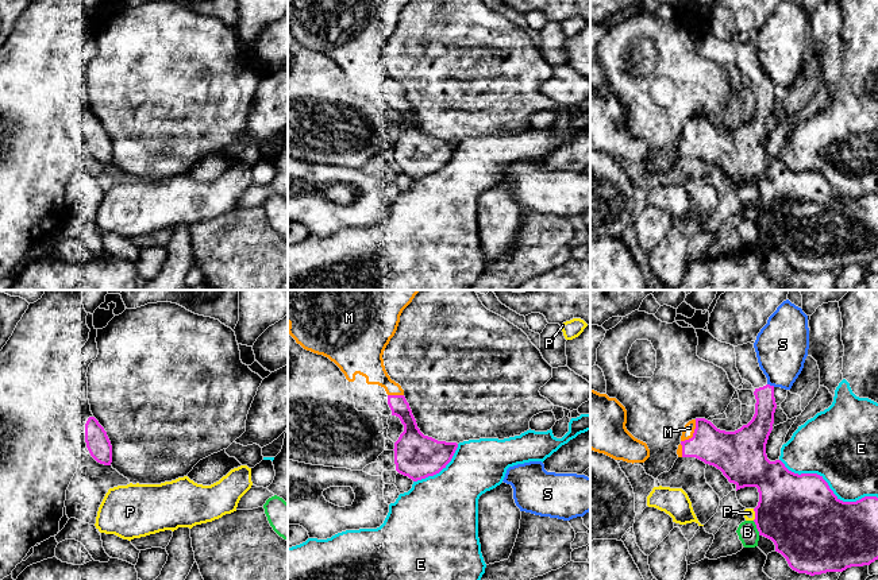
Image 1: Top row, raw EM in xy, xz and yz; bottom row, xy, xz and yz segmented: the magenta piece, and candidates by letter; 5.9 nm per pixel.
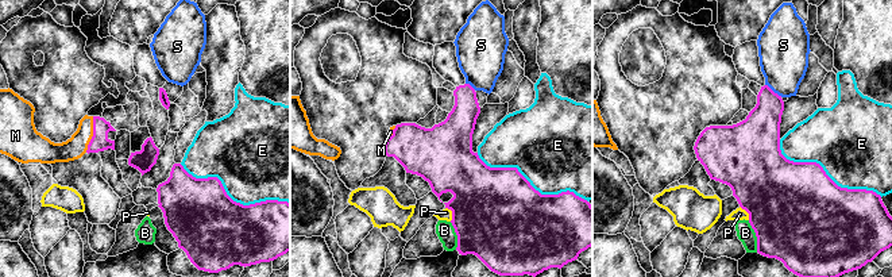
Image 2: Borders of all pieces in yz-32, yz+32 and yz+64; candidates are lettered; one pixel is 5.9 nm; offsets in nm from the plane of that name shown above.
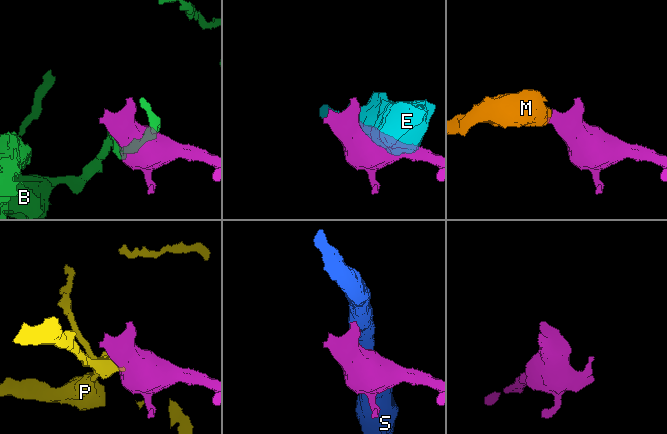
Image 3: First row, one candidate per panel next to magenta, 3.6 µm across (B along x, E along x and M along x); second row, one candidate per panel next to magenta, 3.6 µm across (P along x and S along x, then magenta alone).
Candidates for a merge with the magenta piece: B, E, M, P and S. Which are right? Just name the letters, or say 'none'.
M

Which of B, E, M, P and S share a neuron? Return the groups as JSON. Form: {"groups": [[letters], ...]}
{"groups": [["B"], ["E"], ["M"], ["P"], ["S"]]}

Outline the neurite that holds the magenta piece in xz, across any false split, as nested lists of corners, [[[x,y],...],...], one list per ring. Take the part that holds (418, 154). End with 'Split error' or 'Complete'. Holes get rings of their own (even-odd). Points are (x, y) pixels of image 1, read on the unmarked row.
[[[288,0],[288,31],[304,47],[334,59],[348,80],[359,71],[367,82],[385,86],[392,113],[404,123],[393,147],[396,169],[417,179],[446,166],[458,142],[438,139],[420,129],[404,88],[385,67],[384,49],[409,1]]]. Split error

